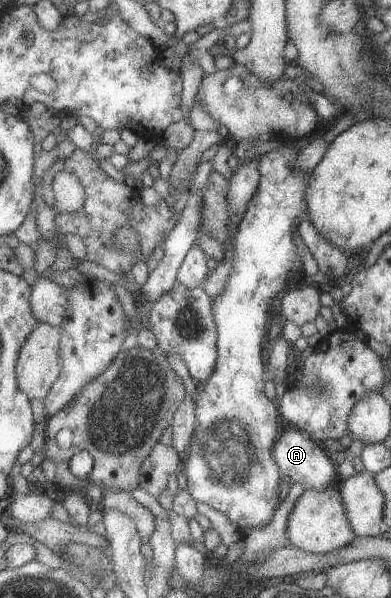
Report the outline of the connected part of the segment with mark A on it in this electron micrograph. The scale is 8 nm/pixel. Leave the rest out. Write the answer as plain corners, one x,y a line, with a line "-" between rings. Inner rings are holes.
286,429
286,431
280,432
272,445
270,455
278,467
278,473
281,476
286,475
286,478
293,484
300,483
304,490
320,491
324,487
338,485
337,466
328,459
328,452
324,446
314,443
306,433
299,429

